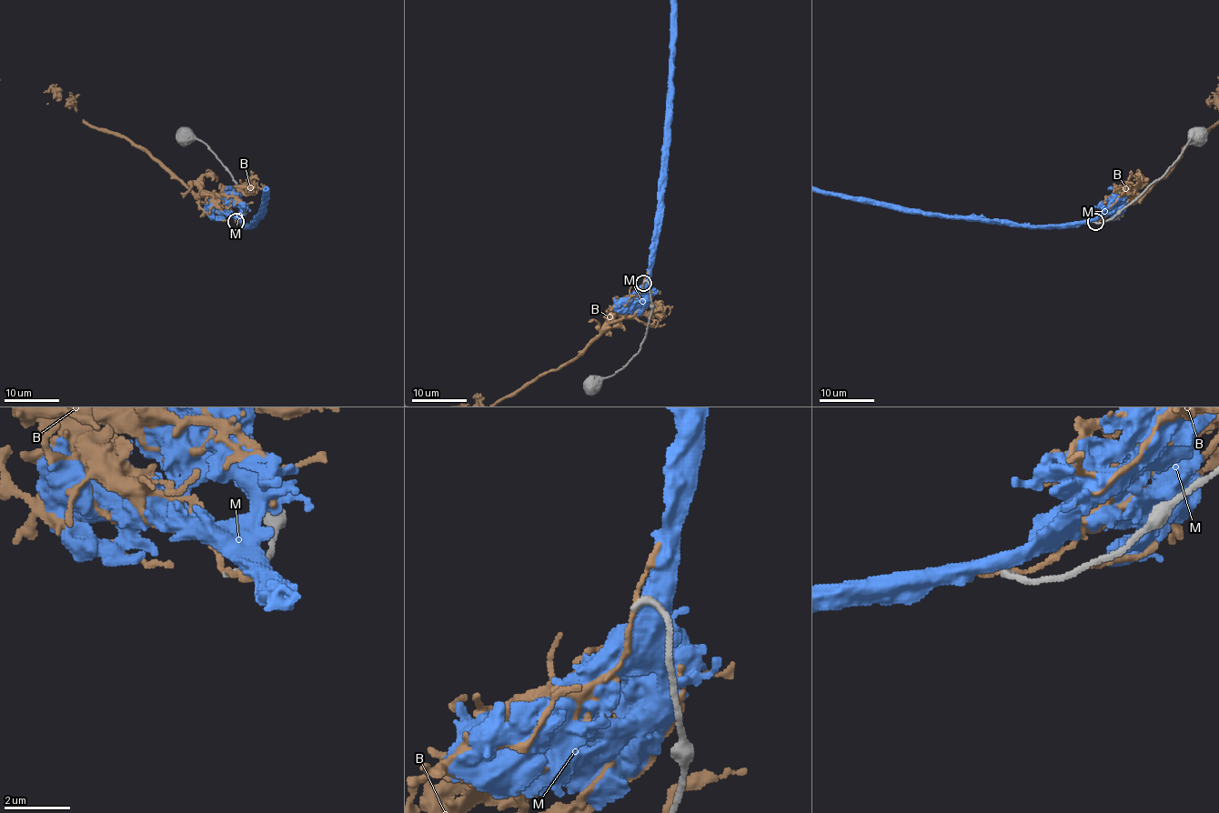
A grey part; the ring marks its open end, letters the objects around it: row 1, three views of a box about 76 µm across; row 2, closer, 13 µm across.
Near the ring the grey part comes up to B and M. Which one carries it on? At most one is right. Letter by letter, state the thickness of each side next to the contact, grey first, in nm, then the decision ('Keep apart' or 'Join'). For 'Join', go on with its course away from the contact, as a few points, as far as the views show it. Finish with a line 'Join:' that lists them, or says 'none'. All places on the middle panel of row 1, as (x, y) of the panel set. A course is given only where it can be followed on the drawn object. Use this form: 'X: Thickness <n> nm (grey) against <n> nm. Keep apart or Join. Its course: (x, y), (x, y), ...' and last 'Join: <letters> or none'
B: Thickness 220 nm (grey) against 110 nm. Keep apart
M: Thickness 240 nm (grey) against 550 nm. Keep apart
Join: none

